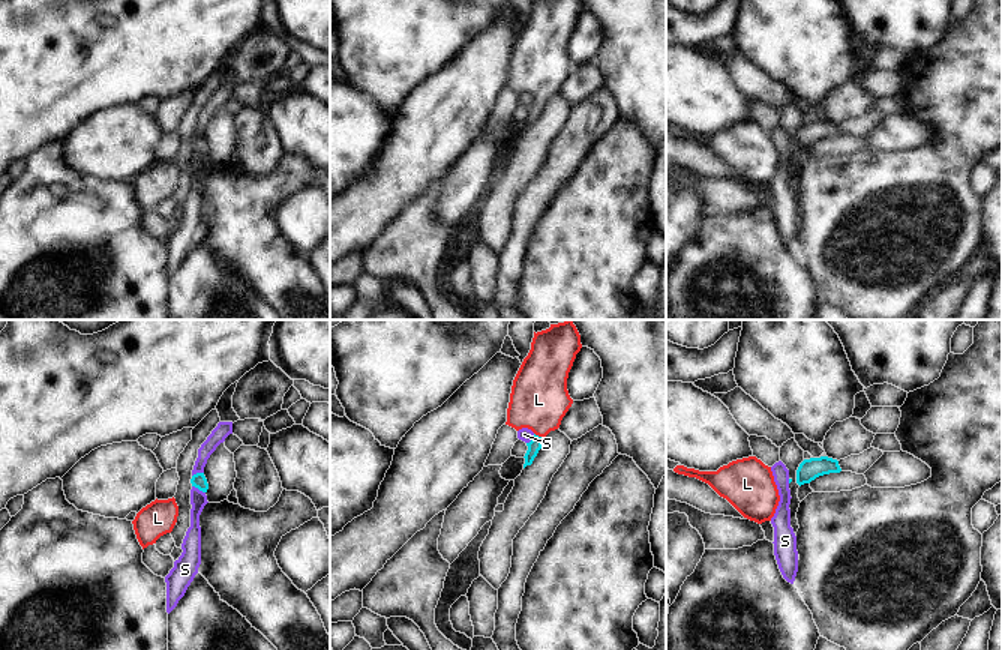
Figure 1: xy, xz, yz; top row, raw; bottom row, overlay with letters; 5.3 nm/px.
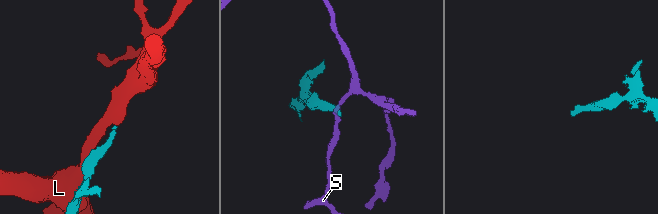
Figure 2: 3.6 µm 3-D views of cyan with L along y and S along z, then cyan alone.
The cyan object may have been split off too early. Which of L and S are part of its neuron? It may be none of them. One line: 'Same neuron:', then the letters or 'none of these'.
Same neuron: L

